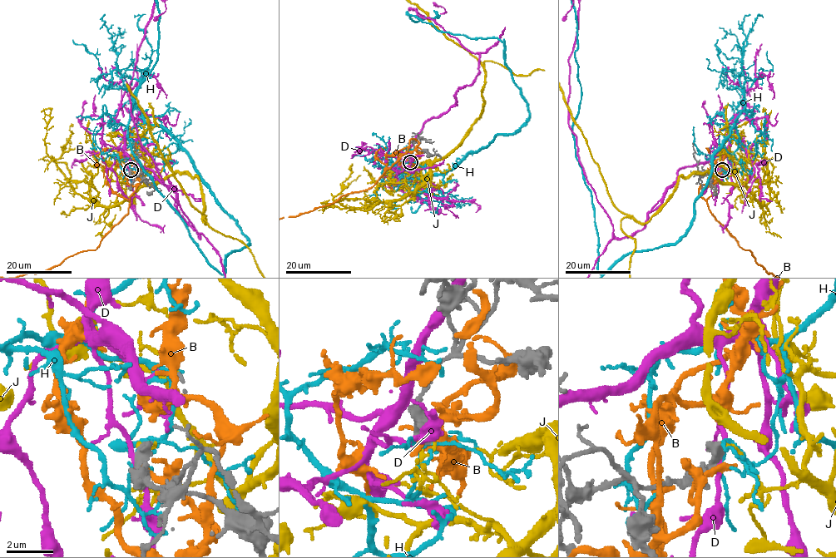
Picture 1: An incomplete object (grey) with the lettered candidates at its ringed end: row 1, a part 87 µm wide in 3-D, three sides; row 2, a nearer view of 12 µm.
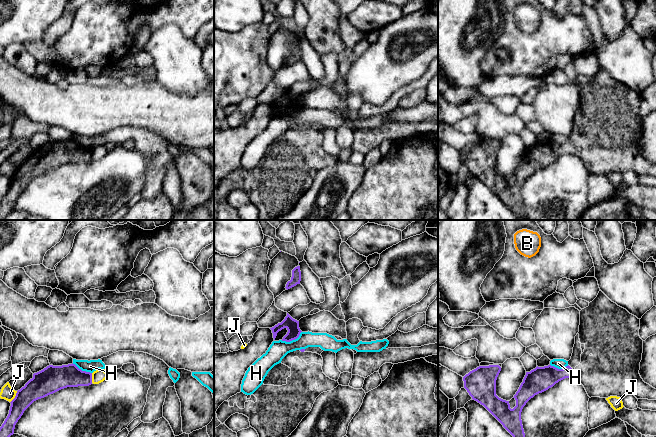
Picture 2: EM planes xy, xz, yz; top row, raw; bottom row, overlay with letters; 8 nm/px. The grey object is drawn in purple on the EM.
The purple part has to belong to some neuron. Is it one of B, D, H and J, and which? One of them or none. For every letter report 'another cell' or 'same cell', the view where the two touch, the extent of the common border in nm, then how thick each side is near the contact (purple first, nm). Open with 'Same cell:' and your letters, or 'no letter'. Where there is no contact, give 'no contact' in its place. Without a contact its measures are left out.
Same cell: no letter
B: another cell | no contact
D: another cell | no contact
H: another cell | xz | 180 nm | 110/150 nm
J: another cell | xy | 110 nm | 200/110 nm

